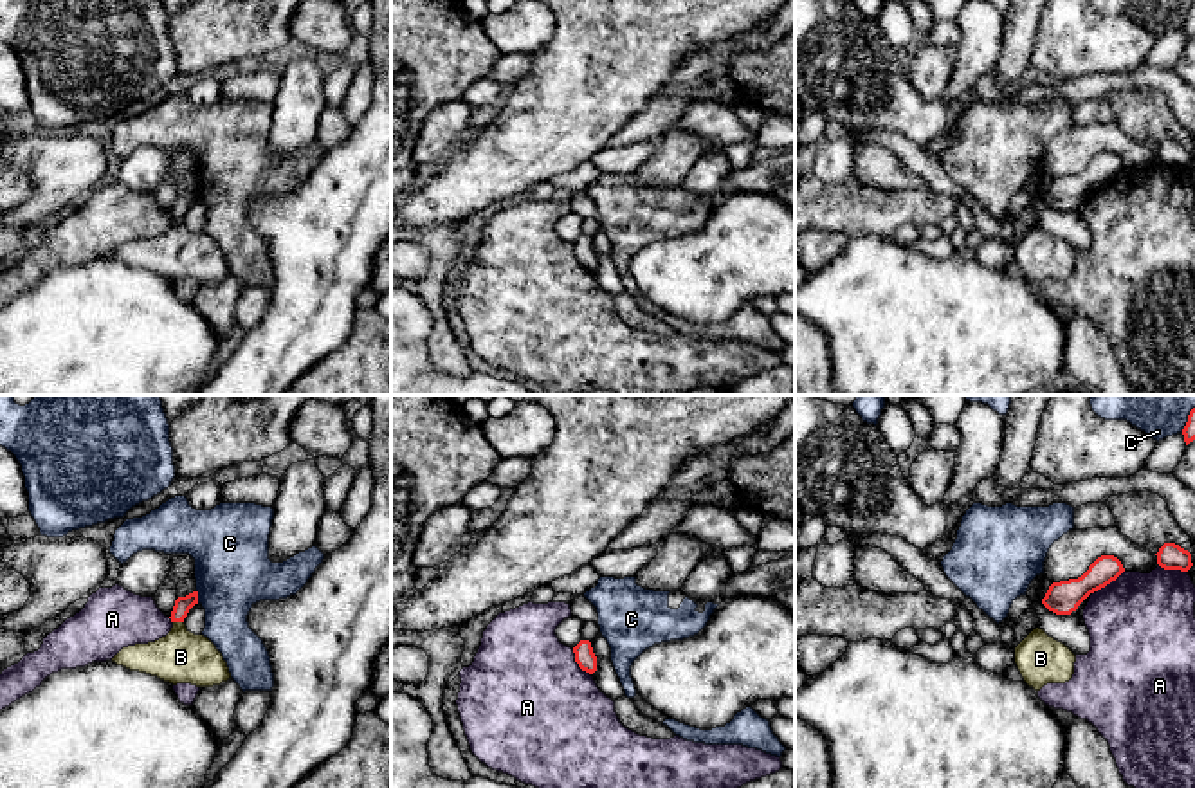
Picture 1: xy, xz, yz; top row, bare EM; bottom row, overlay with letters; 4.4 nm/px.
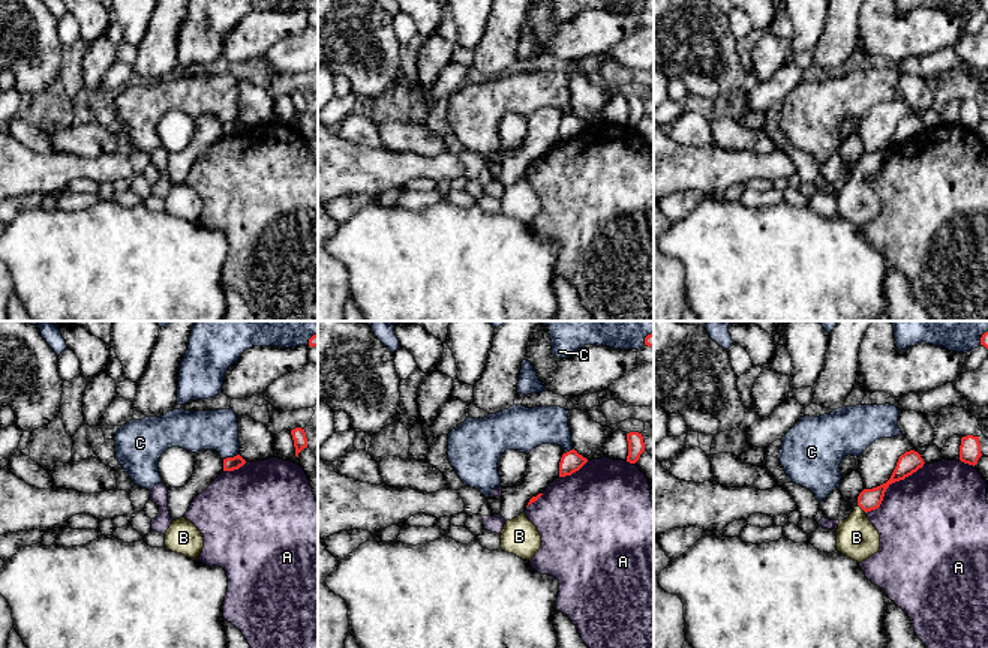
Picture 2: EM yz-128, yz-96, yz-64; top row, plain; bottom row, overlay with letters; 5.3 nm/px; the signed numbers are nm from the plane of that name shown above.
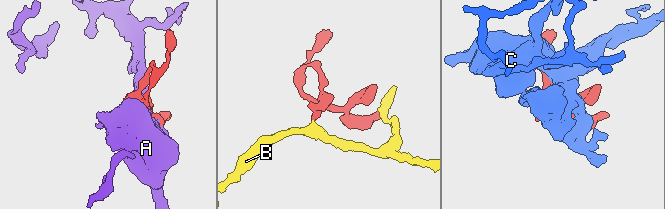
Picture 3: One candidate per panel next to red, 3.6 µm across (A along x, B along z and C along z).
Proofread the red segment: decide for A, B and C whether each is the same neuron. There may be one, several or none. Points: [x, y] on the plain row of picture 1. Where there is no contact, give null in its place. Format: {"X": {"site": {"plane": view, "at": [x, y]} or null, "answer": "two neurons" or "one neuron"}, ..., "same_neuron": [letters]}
{"A": {"site": {"plane": "xz", "at": [577, 258]}, "answer": "two neurons"}, "B": {"site": {"plane": "xy", "at": [179, 217]}, "answer": "one neuron"}, "C": {"site": {"plane": "xy", "at": [197, 193]}, "answer": "two neurons"}, "same_neuron": ["B"]}

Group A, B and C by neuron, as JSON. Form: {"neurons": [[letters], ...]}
{"neurons": [["A"], ["B"], ["C"]]}

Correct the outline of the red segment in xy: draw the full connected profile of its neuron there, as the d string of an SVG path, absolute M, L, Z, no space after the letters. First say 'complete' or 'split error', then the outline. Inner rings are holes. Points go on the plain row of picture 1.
split error; M198 188L178 193L169 213L173 224L166 233L123 243L112 258L173 281L213 283L227 278L231 269L222 249L207 233L191 229L184 220L195 200L198 200Z

